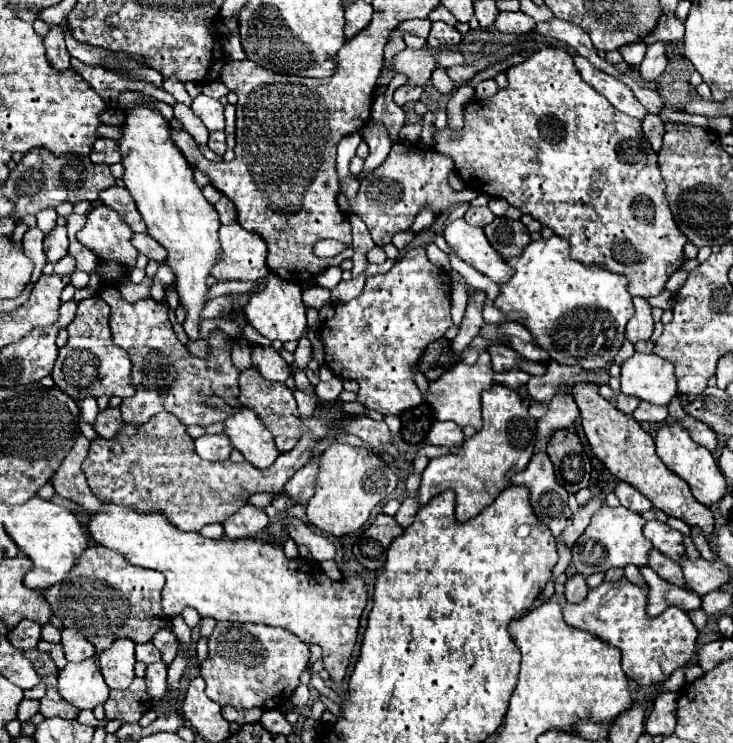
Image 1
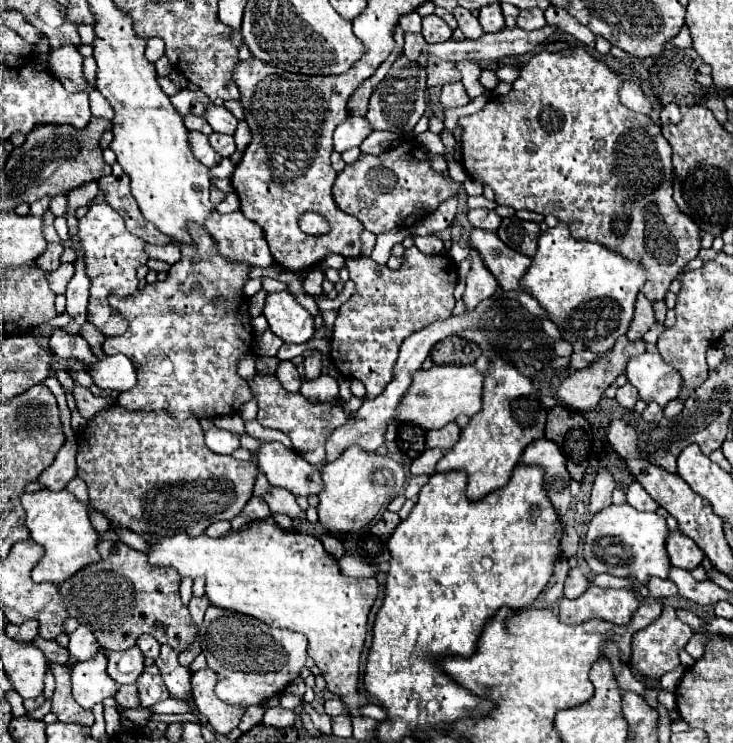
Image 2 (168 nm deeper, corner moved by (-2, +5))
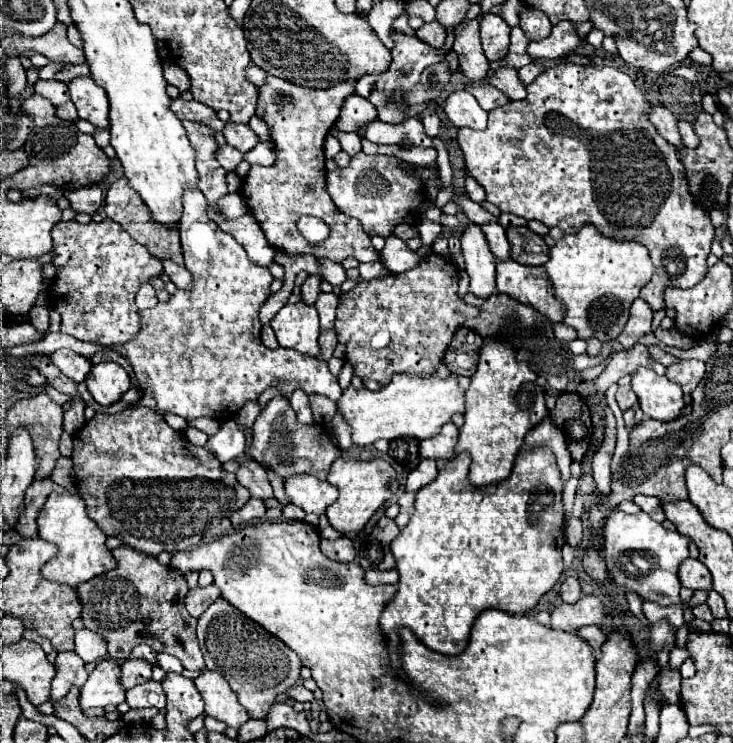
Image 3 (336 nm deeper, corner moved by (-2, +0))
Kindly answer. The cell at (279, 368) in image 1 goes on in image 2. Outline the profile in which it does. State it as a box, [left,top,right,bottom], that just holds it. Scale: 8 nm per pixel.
[275,361,301,391]

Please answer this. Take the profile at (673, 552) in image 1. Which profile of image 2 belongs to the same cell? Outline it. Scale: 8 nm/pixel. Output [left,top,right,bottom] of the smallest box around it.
[667,531,703,571]

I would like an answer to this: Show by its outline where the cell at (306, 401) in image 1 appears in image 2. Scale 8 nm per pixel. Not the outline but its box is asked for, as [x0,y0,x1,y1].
[305,353,321,381]

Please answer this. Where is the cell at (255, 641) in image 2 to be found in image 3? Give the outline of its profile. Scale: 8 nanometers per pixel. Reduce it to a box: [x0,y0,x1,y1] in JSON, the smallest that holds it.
[197,598,299,720]

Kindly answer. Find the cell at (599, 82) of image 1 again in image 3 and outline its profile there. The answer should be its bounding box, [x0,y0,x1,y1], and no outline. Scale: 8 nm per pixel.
[649,106,683,148]

